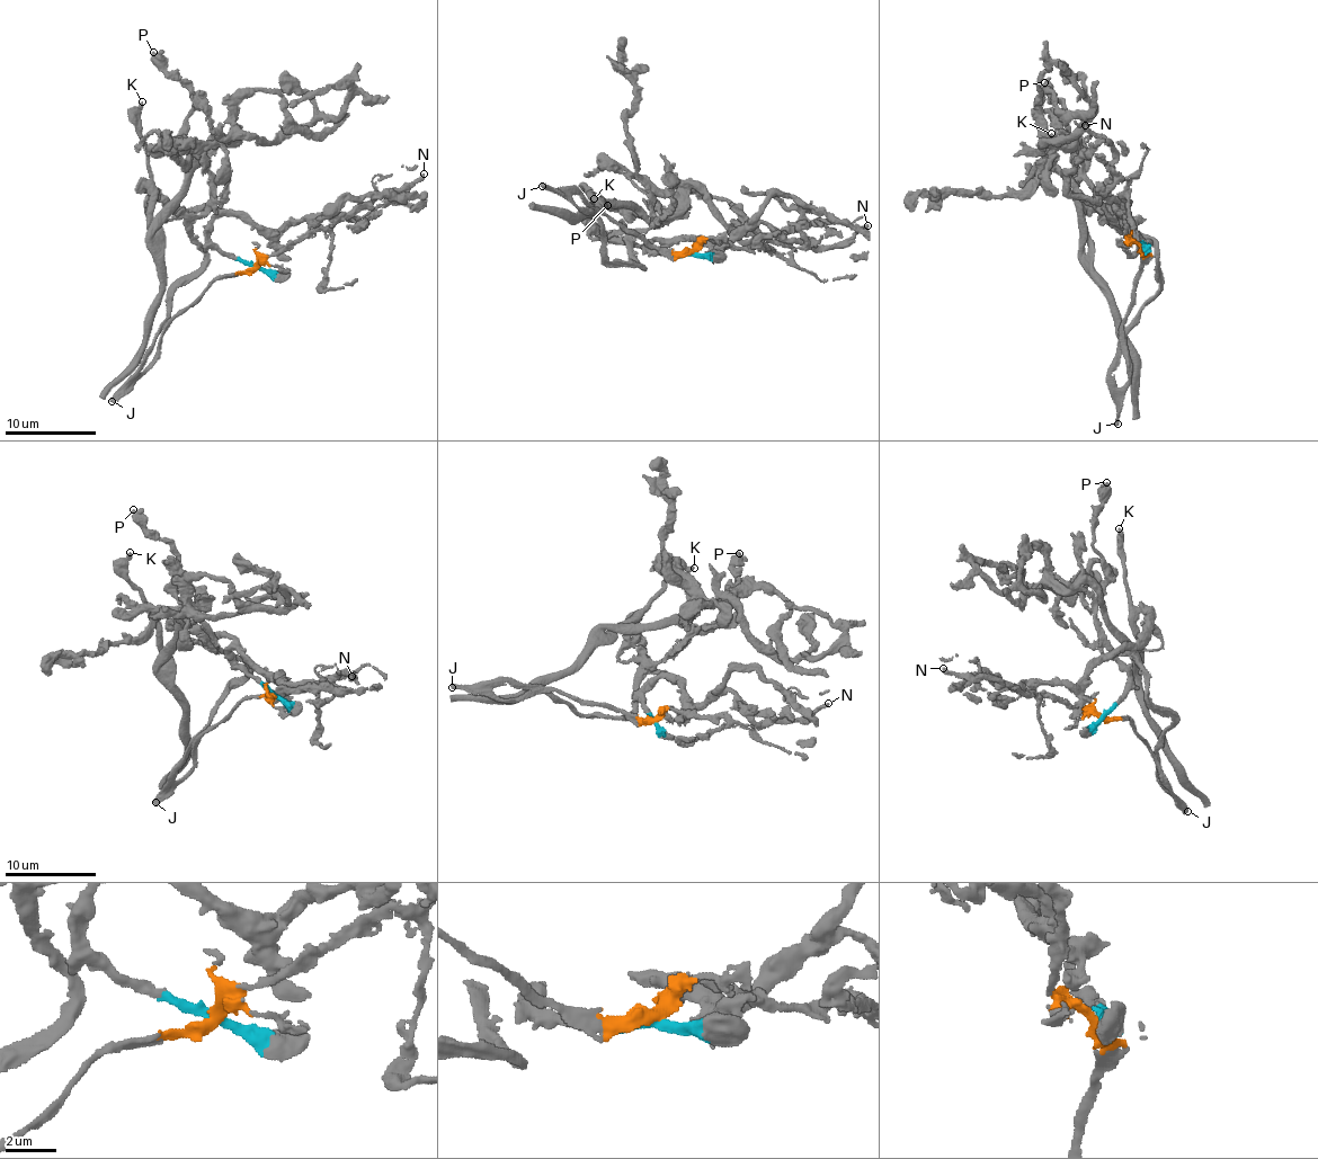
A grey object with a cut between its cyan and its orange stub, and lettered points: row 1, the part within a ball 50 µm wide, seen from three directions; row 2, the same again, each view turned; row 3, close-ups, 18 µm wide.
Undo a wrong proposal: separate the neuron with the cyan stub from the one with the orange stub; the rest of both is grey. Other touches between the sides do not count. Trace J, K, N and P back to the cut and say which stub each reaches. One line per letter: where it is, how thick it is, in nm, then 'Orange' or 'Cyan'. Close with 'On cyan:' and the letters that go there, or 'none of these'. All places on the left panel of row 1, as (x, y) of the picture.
J: Place: (112, 401). Thickness 420 nm. Orange
K: Place: (142, 101). Thickness 320 nm. Cyan
N: Place: (424, 174). Thickness 320 nm. Cyan
P: Place: (153, 52). Thickness 480 nm. Cyan
On cyan: K, N, P

